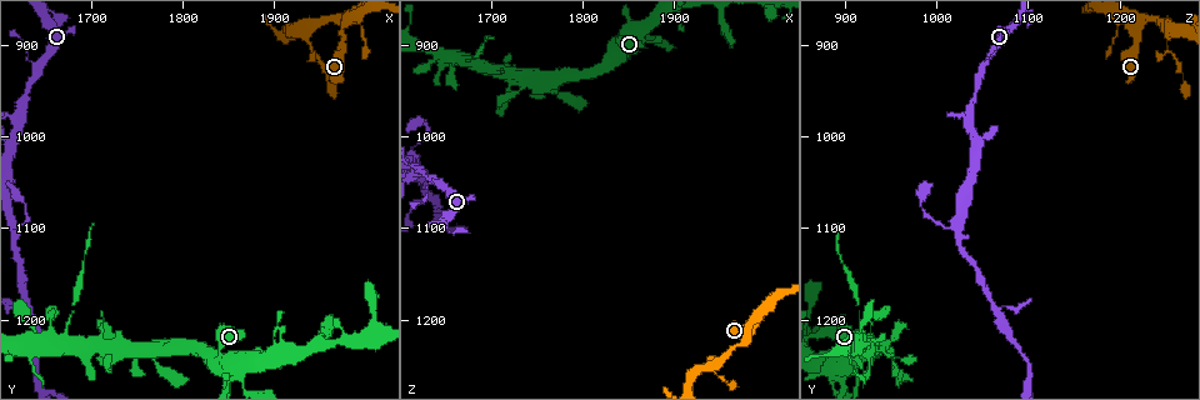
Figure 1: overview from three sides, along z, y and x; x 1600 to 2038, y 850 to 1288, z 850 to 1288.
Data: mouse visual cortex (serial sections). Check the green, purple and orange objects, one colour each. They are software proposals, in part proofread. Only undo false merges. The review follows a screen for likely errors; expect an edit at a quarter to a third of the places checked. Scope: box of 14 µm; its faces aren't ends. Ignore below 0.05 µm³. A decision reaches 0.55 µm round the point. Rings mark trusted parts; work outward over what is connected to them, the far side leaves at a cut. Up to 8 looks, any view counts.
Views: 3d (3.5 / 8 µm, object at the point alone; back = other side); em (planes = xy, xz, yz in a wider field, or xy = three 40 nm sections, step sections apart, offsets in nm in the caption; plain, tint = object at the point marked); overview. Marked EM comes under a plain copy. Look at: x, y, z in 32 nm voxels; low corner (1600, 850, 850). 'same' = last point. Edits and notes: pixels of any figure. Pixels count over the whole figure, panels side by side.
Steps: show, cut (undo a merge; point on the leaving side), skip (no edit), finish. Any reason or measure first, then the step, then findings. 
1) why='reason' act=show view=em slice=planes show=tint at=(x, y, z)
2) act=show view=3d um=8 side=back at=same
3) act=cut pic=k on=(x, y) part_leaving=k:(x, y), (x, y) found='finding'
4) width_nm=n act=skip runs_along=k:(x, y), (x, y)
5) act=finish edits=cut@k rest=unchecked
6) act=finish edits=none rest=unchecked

why='two arms in line, one across' act=show view=3d um=3.5 at=(1935, 885, 1255)

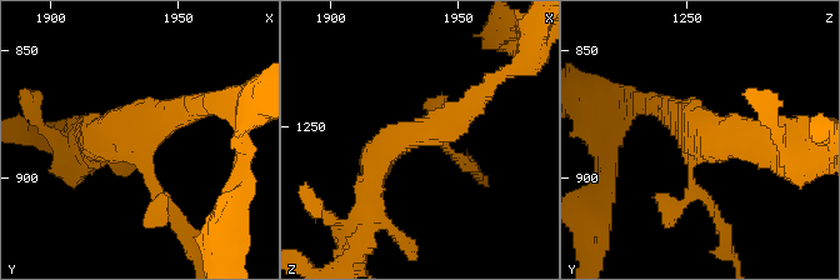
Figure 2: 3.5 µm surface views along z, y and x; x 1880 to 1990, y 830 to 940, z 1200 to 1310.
arms=3 arm_widths_nm=150,300,400 act=show view=em slice=xy step=3 show=tint at=(1935, 884, 1251)

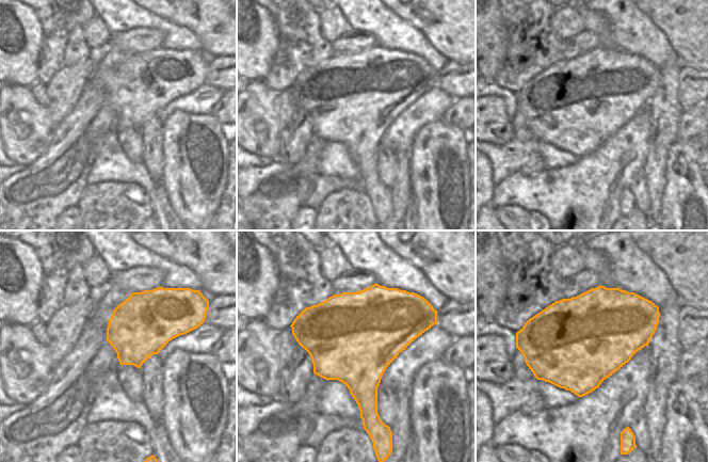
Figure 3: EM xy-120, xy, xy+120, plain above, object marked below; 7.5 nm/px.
act=skip runs_along=2:(481, 93), (381, 150), (370, 186) found='one cell here'

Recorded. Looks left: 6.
act=show view=3d um=3.5 at=(1630, 1190, 1070)

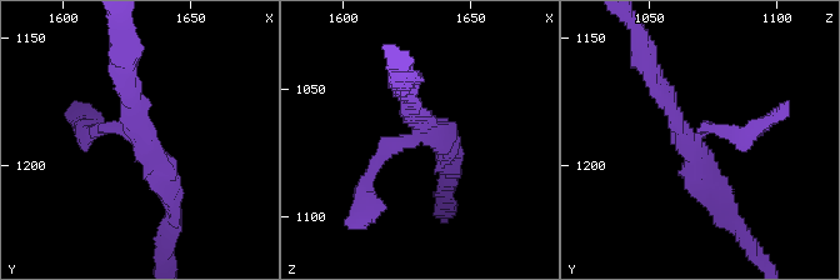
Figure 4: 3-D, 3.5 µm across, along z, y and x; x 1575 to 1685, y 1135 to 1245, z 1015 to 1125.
act=skip runs_along=4:(650, 74), (726, 208) found='one cell here'

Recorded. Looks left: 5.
why='narrows sharply' act=show view=3d um=3.5 at=(1680, 1190, 915)

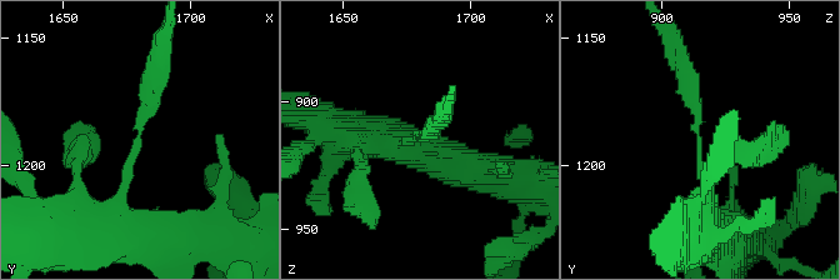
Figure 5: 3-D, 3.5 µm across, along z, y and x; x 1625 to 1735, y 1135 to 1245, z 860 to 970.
arm_widths_nm=200,350 why='need the tissue' act=show view=em slice=xy step=1 show=tint at=(1678, 1194, 914)

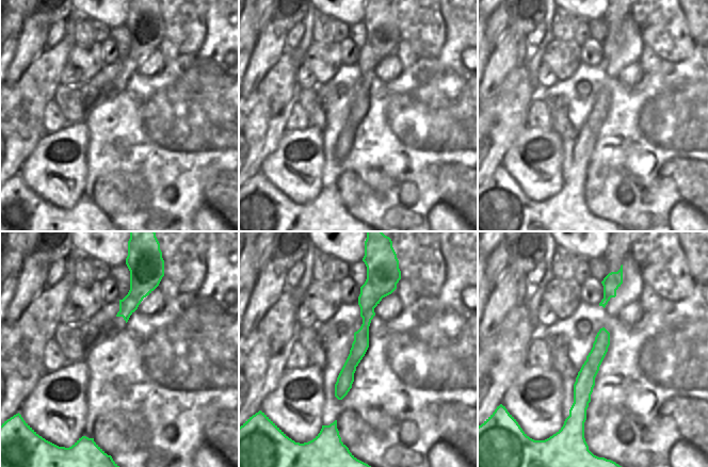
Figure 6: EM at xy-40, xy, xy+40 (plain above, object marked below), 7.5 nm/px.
act=cut pic=5 on=(693, 91) border=6:(363, 322), (369, 323) found='a second cell is stuck on'

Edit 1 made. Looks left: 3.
act=finish edits=cut@5 rest=unchecked

